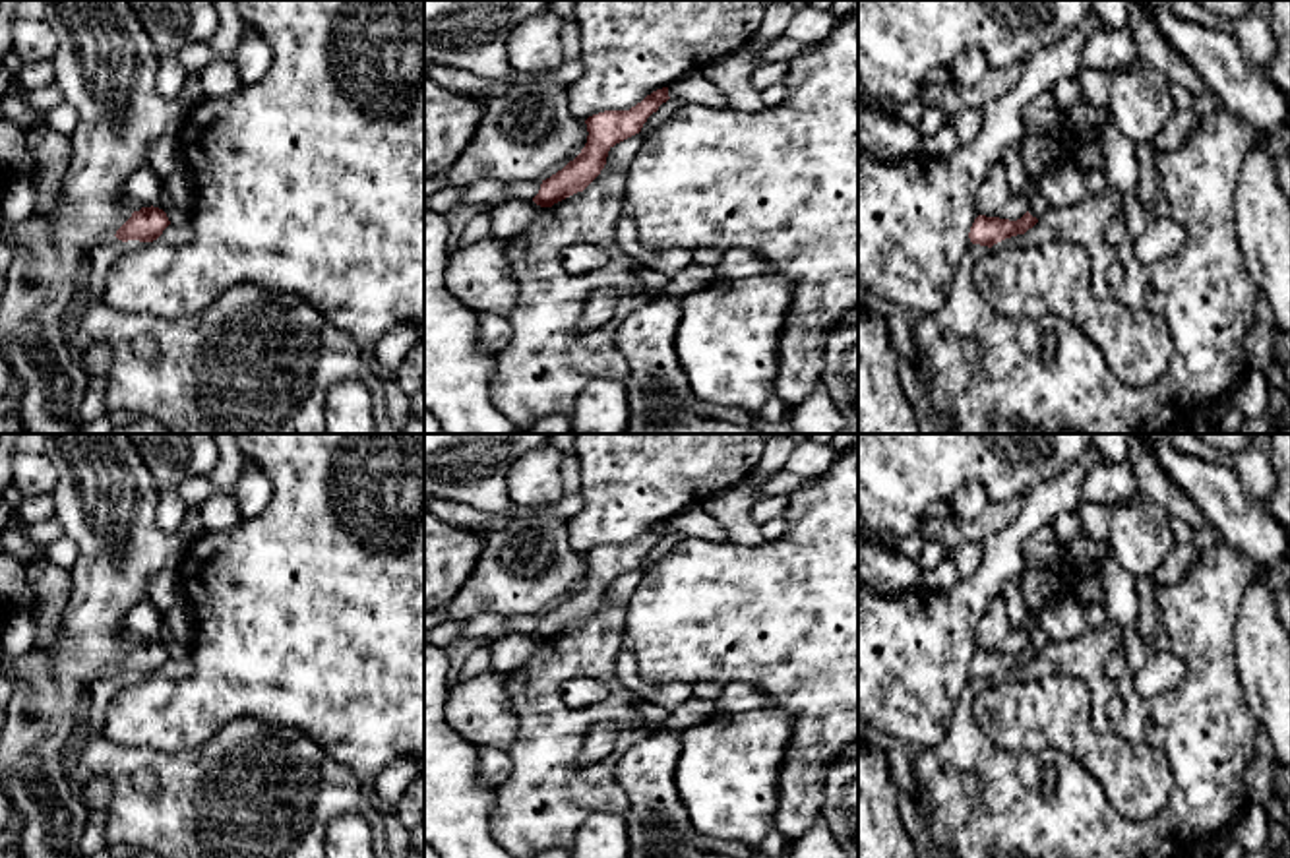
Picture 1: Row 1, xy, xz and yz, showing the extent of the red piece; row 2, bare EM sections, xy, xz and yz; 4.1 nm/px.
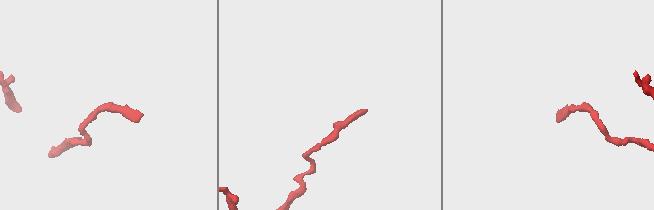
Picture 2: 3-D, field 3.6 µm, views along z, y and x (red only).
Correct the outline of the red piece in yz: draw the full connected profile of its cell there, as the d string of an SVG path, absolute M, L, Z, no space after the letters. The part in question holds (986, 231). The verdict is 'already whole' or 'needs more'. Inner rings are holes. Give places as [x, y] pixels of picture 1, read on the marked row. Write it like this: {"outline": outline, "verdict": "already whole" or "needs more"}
{"outline": "M1029 211L1017 221L978 215L970 227L968 238L972 244L992 248L1005 238L1025 234L1036 223L1038 219L1032 217Z", "verdict": "already whole"}

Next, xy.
{"outline": "M141 207L116 230L116 238L122 242L139 240L153 242L170 225L167 213L159 207Z", "verdict": "already whole"}

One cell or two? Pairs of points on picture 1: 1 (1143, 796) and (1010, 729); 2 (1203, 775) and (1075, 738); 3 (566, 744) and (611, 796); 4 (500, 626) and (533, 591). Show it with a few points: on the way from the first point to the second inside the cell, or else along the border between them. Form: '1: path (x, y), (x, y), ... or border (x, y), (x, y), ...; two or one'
1: path (1110, 764), (1068, 727), (1043, 727); one
2: border (1130, 740), (1168, 764), (1159, 810); two
3: path (566, 762), (566, 767), (587, 789), (593, 789); one
4: border (508, 616), (479, 612), (463, 622); two

